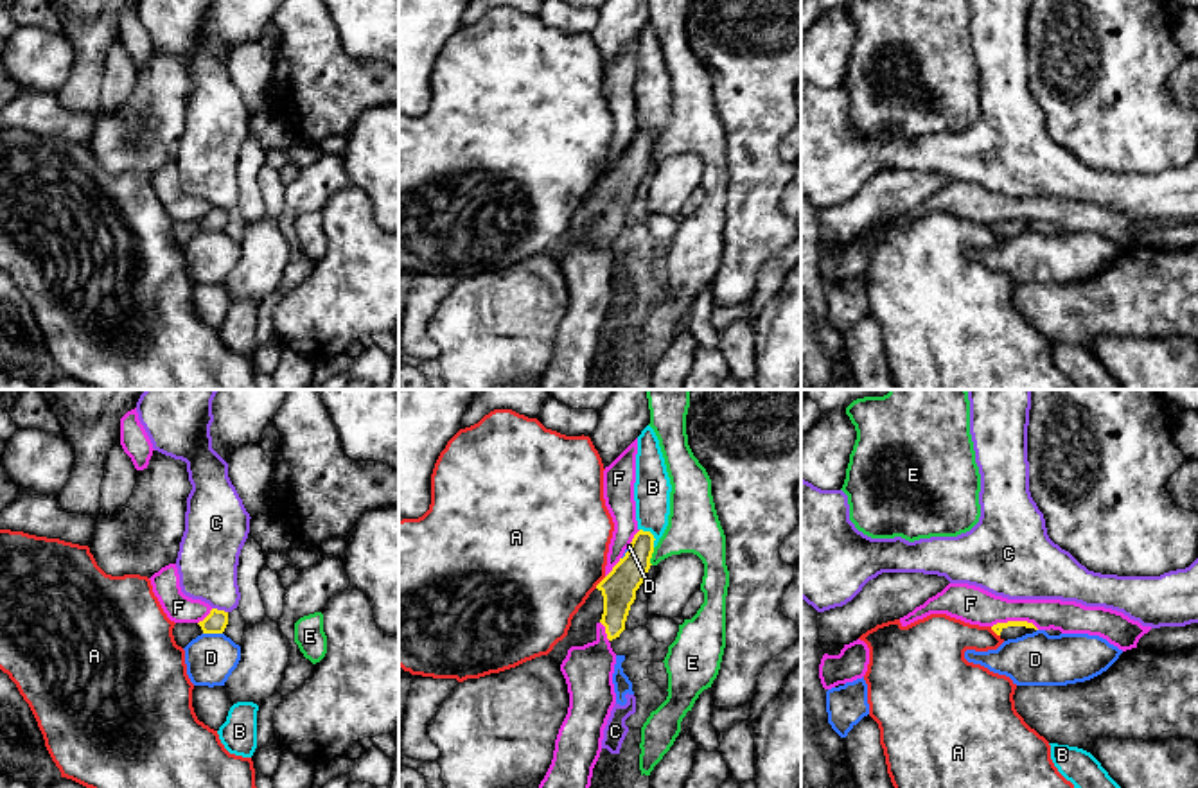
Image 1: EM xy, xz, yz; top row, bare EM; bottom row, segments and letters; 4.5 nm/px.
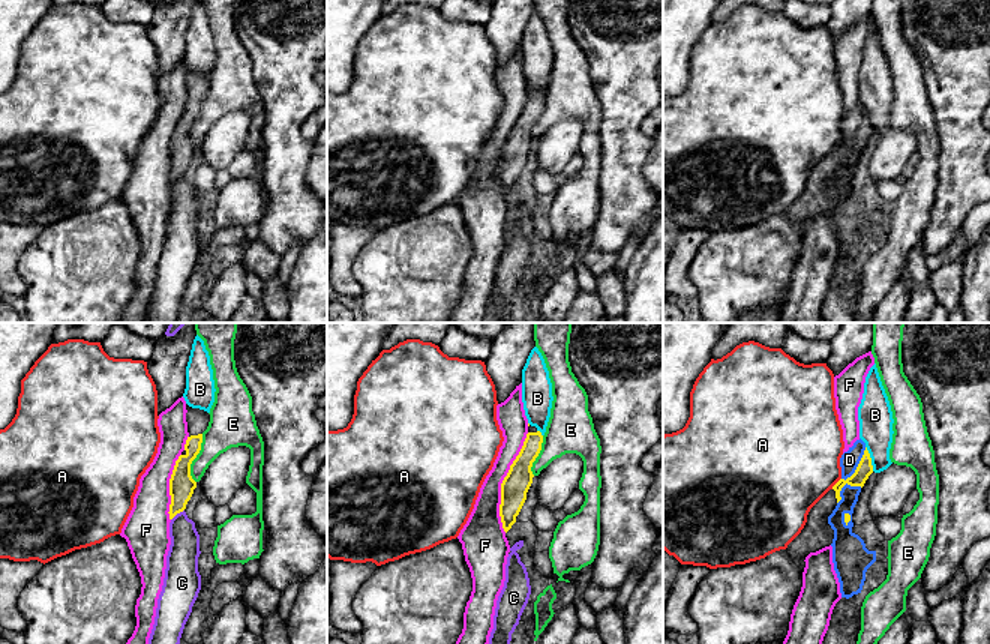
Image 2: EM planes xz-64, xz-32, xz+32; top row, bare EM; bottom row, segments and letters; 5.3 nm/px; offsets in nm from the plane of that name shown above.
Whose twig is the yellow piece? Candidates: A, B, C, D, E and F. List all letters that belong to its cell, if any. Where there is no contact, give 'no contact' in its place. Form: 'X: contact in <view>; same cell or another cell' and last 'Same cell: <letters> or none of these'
A: contact in xz; another cell
B: contact in xz; another cell
C: contact in xy; another cell
D: contact in xy; another cell
E: contact in xz; another cell
F: contact in yz; another cell
Same cell: none of these

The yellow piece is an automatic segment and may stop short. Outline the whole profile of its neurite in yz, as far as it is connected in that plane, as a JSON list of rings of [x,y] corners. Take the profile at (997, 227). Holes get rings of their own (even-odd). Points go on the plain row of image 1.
[[[1008,219],[1008,221],[997,221],[991,224],[991,228],[1004,239],[1017,237],[1026,232],[1033,232],[1038,226],[1033,221],[1027,219]]]

